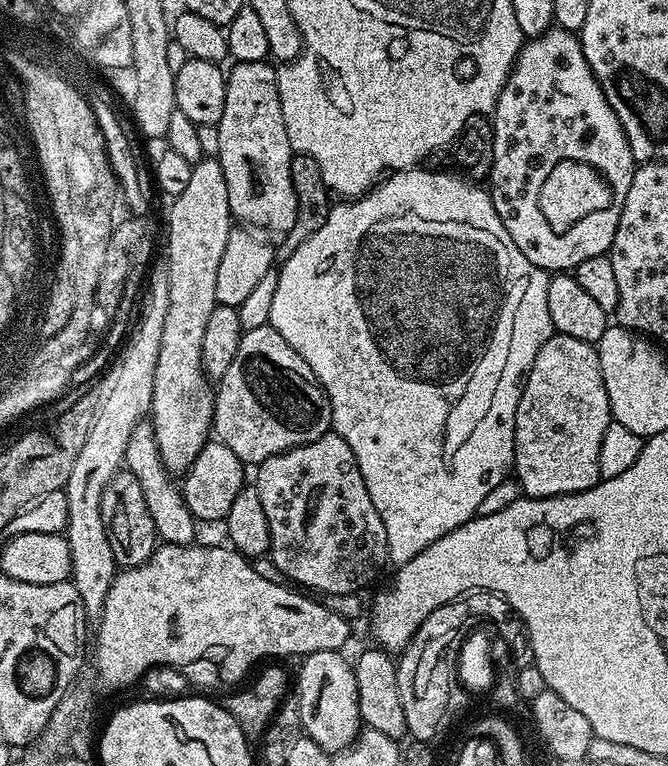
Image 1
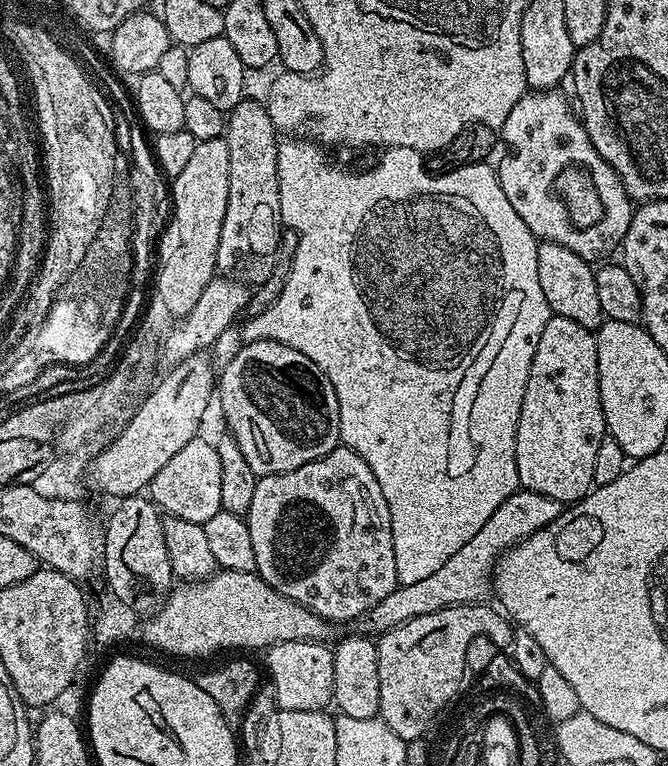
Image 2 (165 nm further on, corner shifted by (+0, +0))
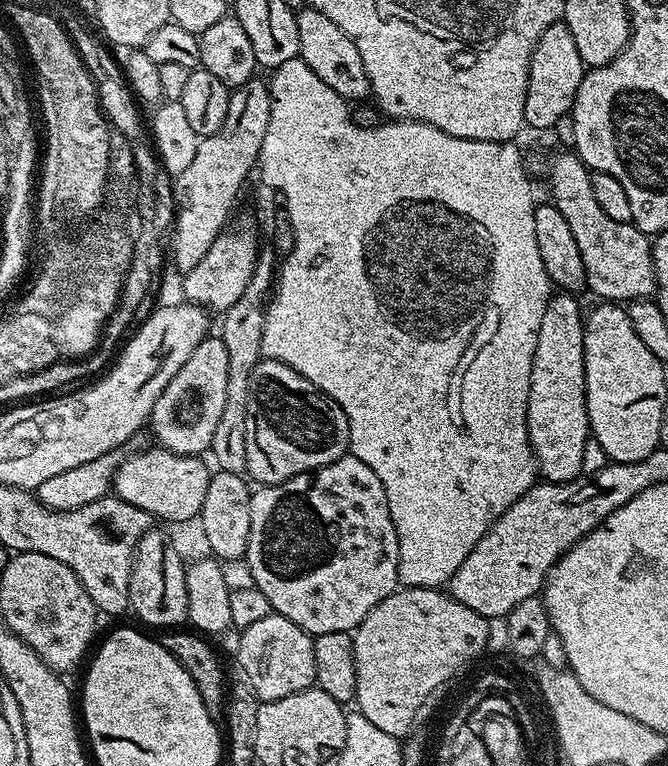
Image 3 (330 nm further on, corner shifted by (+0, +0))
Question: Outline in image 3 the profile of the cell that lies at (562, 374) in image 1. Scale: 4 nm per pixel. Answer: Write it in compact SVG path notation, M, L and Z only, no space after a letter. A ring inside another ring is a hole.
M556 294L542 314L542 326L538 326L538 346L534 350L534 362L530 374L530 398L526 410L526 426L530 446L536 455L539 475L550 484L565 484L577 480L582 474L582 454L590 439L588 411L586 410L586 374L584 373L584 326L585 317L580 316L580 304L572 294Z

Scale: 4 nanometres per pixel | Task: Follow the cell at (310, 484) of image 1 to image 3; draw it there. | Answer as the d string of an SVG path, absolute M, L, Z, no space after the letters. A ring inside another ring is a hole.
M351 454L339 456L334 462L330 462L321 468L315 468L312 472L303 472L294 478L290 478L281 484L270 484L260 486L251 493L250 502L250 536L249 546L246 555L246 563L255 591L260 591L264 595L264 600L269 604L271 611L278 616L290 618L290 622L298 625L303 632L315 638L322 634L334 634L335 632L351 633L386 598L391 592L398 588L398 534L394 530L394 522L390 518L390 506L386 502L386 490L382 490L382 482L378 482L378 474L366 466L358 457Z

